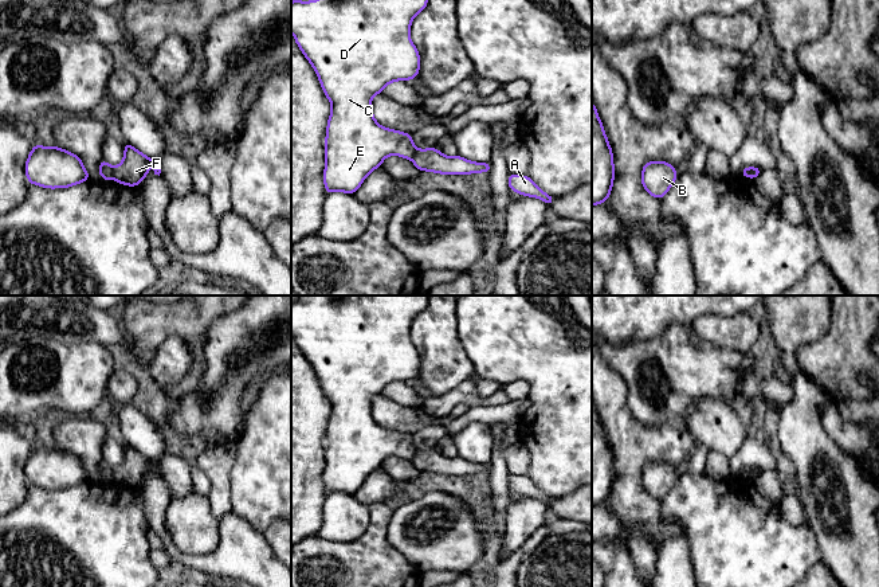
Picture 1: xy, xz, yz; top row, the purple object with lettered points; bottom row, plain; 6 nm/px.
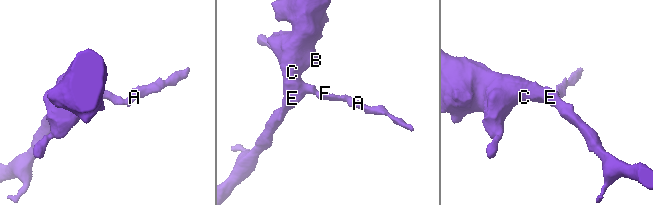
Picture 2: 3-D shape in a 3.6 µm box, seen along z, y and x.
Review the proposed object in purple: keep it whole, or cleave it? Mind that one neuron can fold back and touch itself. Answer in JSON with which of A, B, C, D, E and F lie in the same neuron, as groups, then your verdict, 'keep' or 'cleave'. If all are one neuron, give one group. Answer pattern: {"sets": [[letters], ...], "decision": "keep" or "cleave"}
{"sets": [["A", "F"], ["B", "C", "D", "E"]], "decision": "cleave"}

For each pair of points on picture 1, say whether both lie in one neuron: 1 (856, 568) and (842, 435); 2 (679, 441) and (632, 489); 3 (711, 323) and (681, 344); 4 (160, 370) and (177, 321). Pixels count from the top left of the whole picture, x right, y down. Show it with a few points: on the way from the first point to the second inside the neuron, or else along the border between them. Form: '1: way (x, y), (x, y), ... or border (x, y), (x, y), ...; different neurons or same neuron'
1: border (823, 425), (827, 434), (852, 456); different neurons
2: way (662, 443), (655, 443), (632, 466), (632, 472); same neuron
3: border (690, 325), (703, 339), (724, 348); different neurons
4: border (192, 352), (183, 339), (168, 336), (150, 359); different neurons

